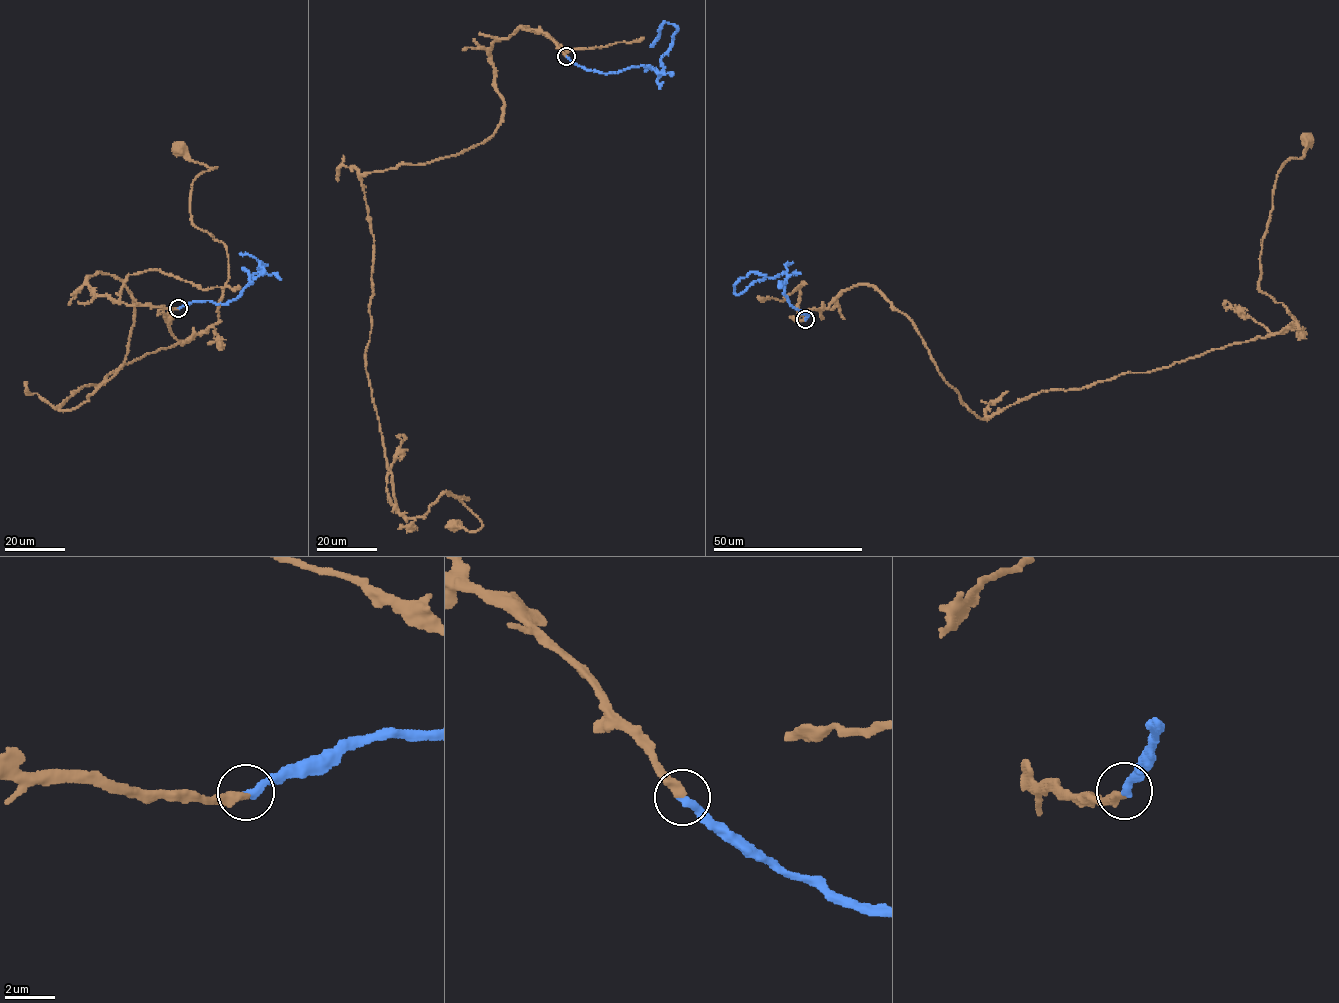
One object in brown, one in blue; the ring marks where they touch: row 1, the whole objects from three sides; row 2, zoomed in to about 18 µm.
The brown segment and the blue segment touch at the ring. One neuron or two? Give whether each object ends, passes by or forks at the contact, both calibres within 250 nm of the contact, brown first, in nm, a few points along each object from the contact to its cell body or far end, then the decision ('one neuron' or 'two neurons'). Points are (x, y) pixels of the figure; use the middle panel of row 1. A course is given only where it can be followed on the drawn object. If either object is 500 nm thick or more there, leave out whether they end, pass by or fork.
brown ends there; blue ends there; 360 nm thick on the brown side, 320 nm on the other; brown runs (566, 57), (493, 41), (493, 135), (360, 179), (396, 508), (469, 498), (448, 493), (481, 527), (454, 525); blue runs (566, 57), (602, 73), (650, 66), (659, 75), (661, 56), (669, 48), (676, 27), (663, 23), (650, 47); one neuron

